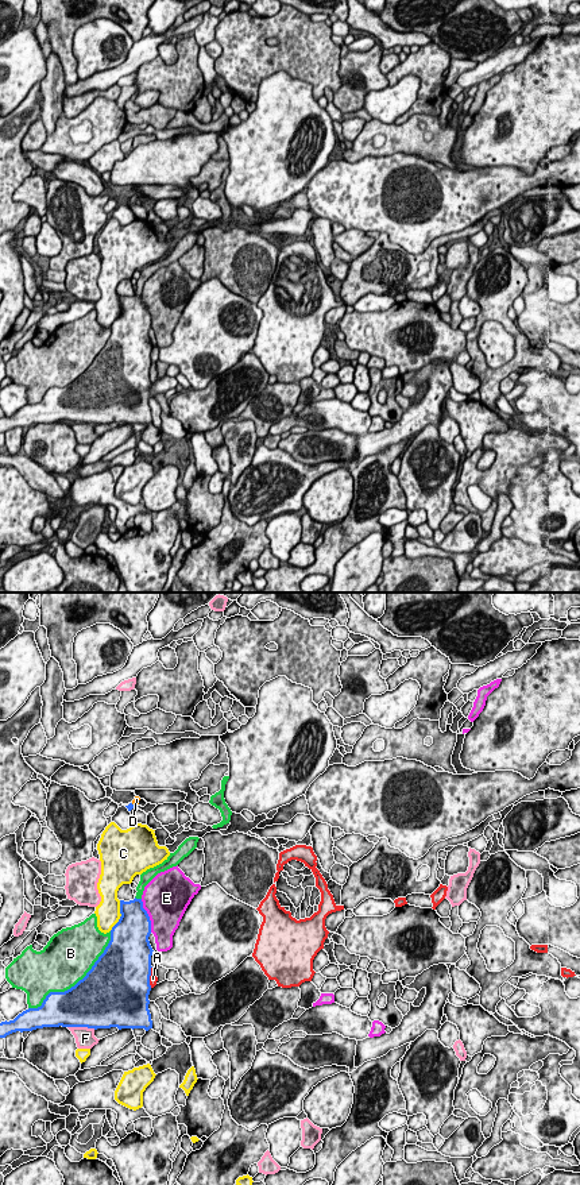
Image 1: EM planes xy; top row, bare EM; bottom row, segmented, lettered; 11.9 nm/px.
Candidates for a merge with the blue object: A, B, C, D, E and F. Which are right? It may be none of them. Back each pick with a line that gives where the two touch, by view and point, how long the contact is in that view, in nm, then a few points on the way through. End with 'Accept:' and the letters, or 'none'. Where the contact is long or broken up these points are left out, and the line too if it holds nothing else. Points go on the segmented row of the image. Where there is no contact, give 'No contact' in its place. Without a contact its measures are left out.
D: Touches blue at xy (134, 805). Shared border 70 nm. Path across: xy (130, 806), (134, 805), (136, 799)
Accept: D

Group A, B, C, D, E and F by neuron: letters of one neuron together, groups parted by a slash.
A / B / C / D / E / F

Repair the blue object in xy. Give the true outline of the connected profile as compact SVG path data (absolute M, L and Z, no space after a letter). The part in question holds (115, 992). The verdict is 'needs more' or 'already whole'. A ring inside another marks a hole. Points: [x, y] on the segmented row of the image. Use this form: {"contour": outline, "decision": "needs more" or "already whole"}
{"contour": "M142 899L120 900L120 919L111 930L111 941L86 976L65 992L50 992L38 1008L28 1008L13 1020L0 1023L0 1038L16 1031L32 1031L43 1027L88 1028L152 1028L148 1010L151 991L152 947L148 937L151 920Z", "decision": "already whole"}

